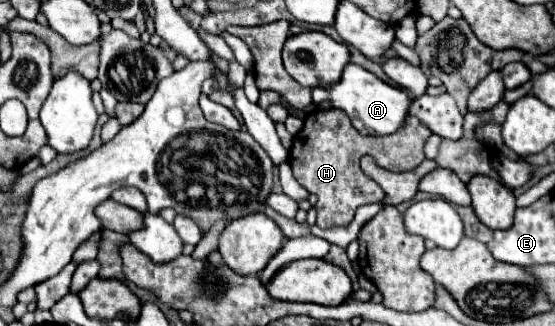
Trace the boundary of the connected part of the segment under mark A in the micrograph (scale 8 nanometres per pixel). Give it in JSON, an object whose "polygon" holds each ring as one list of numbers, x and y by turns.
{"polygon":[[351,62,345,66,343,76,335,86,331,86,327,90,323,90,323,88,313,90,313,106,319,106,325,100,329,100,335,108,345,110,349,114,353,126,361,134,369,134,369,136,393,134,397,128,401,128,405,124,407,110,411,106,411,98,403,88,383,82,369,70,365,70,357,64,351,64]]}

